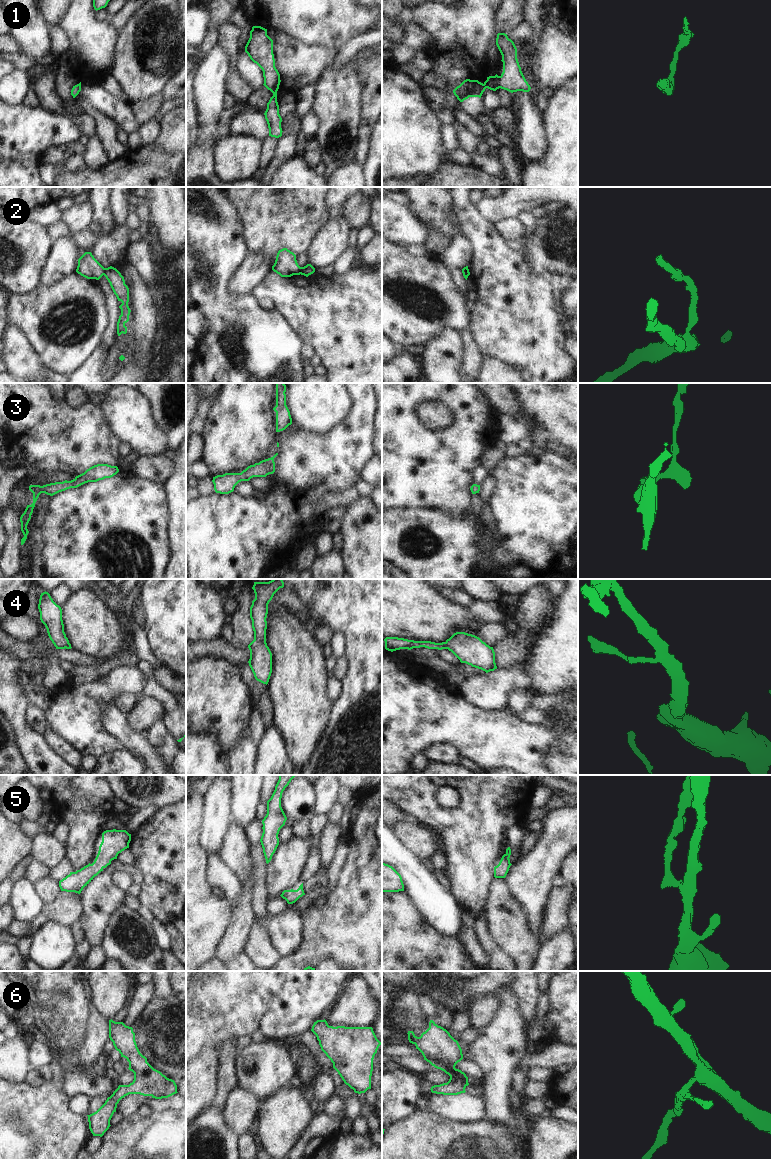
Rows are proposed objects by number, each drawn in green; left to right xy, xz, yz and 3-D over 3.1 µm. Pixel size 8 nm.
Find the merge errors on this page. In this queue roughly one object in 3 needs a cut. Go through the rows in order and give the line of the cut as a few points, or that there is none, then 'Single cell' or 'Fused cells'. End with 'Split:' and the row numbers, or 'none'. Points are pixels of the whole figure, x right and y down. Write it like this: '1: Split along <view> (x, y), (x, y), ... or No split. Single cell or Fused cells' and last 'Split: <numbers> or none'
1: No split. Single cell
2: Split along xy (105, 268), (103, 274). Fused cells
3: No split. Single cell
4: No split. Single cell
5: No split. Single cell
6: No split. Single cell
Split: 2

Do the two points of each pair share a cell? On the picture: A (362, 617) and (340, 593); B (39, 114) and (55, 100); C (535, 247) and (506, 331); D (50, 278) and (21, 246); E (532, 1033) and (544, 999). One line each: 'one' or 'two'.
A: one
B: two
C: two
D: two
E: one

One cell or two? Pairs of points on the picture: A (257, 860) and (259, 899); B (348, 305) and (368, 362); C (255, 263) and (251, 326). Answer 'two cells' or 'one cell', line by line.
A: one cell
B: one cell
C: two cells

